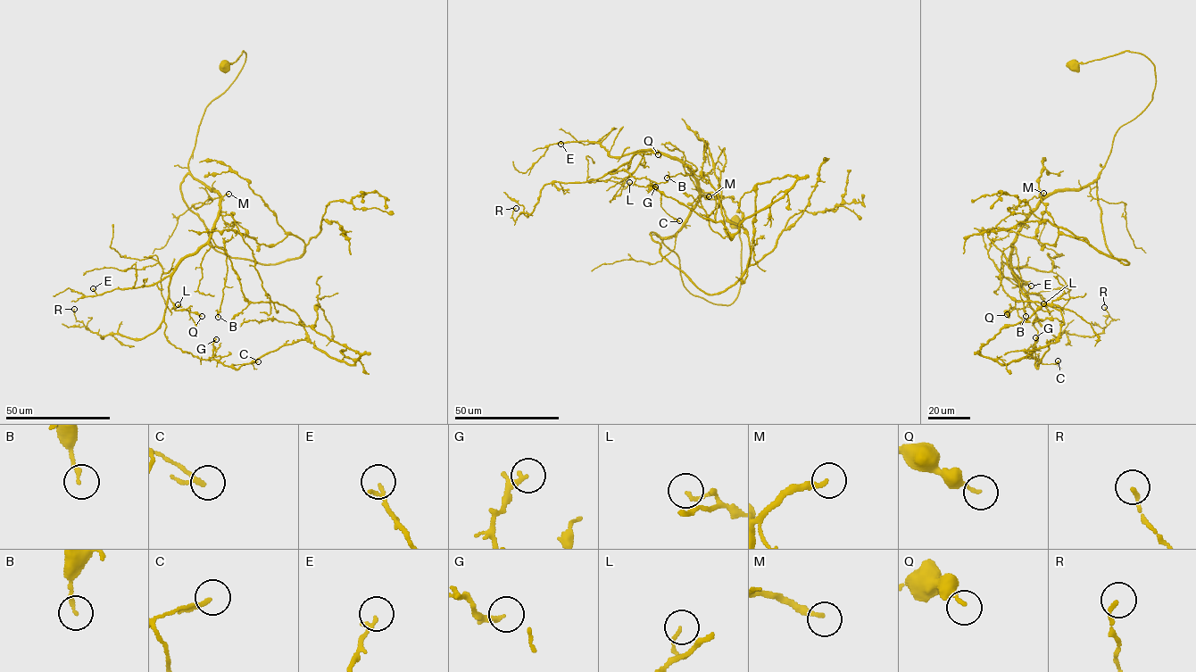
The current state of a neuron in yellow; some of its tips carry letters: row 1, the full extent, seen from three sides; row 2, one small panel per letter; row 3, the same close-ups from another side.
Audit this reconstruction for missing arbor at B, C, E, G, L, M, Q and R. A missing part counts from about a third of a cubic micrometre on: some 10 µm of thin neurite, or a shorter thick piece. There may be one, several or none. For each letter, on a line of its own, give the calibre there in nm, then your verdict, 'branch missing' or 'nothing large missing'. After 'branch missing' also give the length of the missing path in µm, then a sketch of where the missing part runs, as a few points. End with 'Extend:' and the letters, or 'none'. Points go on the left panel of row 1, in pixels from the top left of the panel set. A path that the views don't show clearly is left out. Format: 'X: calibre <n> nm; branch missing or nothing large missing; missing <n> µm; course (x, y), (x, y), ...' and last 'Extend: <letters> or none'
B: calibre 170 nm; nothing large missing
C: calibre 130 nm; nothing large missing
E: calibre 150 nm; nothing large missing
G: calibre 150 nm; nothing large missing
L: calibre 120 nm; nothing large missing
M: calibre 220 nm; branch missing; missing 40 µm
Q: calibre 150 nm; nothing large missing
R: calibre 160 nm; nothing large missing
Extend: M

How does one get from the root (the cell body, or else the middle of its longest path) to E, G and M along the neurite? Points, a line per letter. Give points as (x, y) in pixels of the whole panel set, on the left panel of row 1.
E: (224, 66), (245, 52), (205, 108), (188, 167), (220, 196), (211, 237), (153, 284), (93, 288)
G: (224, 66), (245, 52), (188, 167), (220, 196), (216, 224), (163, 316), (195, 356), (216, 339)
M: (224, 66), (245, 52), (235, 80), (205, 108), (188, 168), (195, 178), (221, 197), (228, 194)

